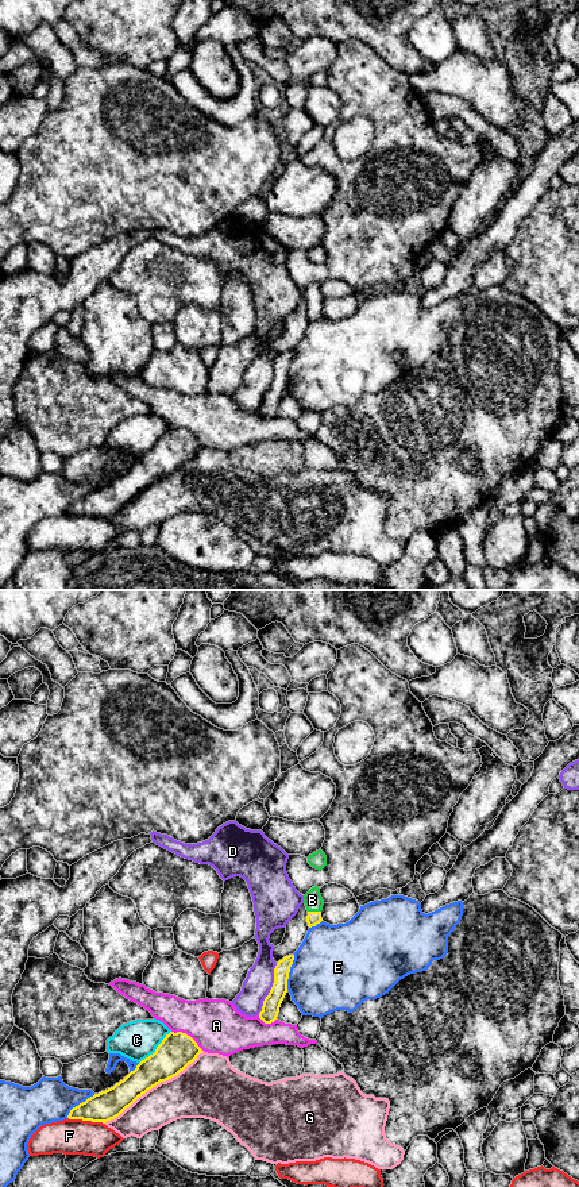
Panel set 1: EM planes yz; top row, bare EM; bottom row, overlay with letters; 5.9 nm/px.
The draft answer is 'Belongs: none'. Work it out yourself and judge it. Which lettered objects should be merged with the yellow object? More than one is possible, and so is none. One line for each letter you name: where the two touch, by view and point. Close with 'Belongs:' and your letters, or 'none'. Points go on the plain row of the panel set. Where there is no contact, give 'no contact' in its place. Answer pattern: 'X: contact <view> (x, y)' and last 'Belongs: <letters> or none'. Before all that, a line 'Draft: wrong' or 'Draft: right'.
Draft: wrong
B: contact yz (315, 307)
Belongs: B

